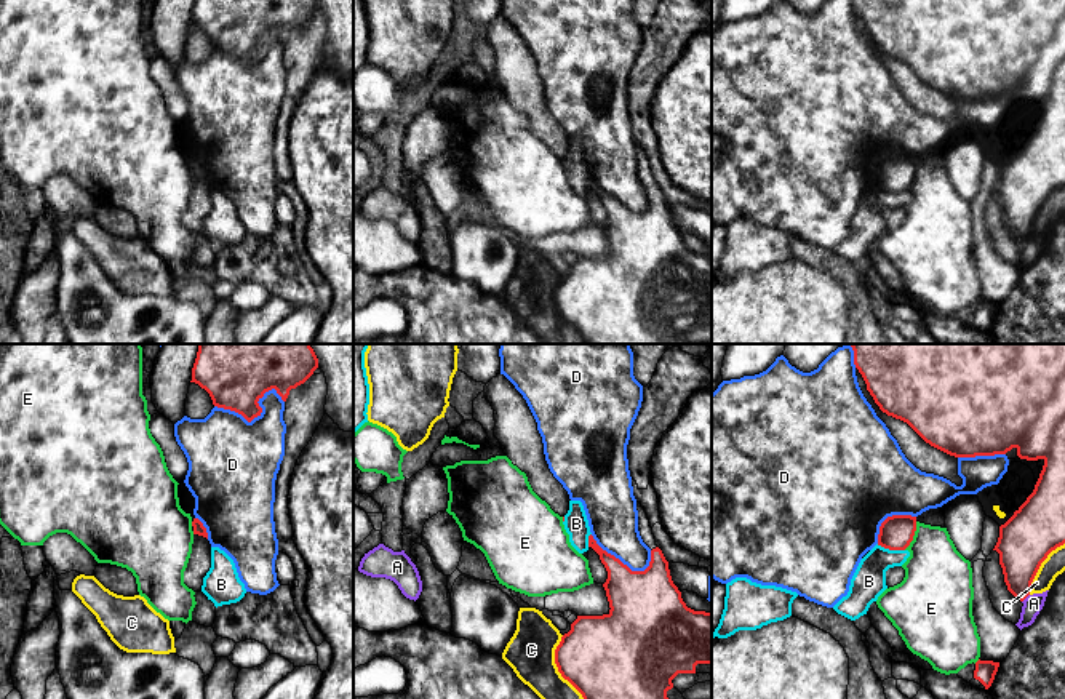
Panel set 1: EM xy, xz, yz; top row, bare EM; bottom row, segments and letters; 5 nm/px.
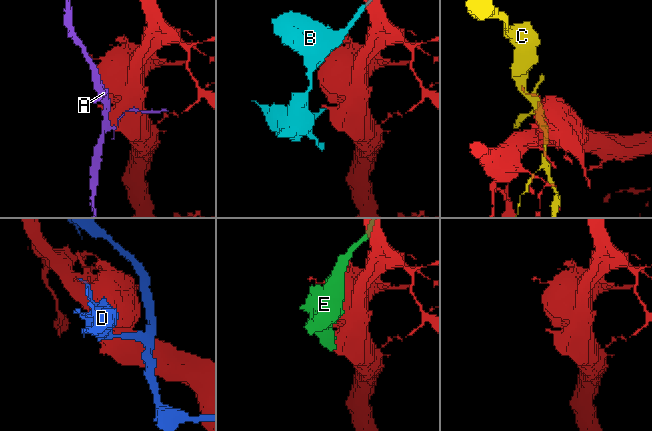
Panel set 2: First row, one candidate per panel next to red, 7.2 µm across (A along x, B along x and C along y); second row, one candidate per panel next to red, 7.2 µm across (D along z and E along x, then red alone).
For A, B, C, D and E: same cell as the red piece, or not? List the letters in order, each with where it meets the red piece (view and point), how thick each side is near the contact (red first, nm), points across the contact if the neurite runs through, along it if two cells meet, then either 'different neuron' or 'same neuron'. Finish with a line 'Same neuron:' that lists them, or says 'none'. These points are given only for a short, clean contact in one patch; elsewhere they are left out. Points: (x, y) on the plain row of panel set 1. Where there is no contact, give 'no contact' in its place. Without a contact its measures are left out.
A: yz (1025, 239) | 240/100 nm | different neuron
B: yz (891, 191) | 170/170 nm | along yz (877, 186), (886, 191), (904, 192) | different neuron
C: xz (558, 311) | 440/240 nm | different neuron
D: xy (256, 58) | 260/420 nm | different neuron
E: yz (913, 176) | 170/340 nm | different neuron
Same neuron: none

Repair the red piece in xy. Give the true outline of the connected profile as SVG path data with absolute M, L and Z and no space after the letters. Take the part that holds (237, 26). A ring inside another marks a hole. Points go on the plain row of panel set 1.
M195 0L192 22L205 30L213 46L241 56L248 64L261 58L259 42L275 30L286 43L289 32L304 26L318 10L318 0Z

